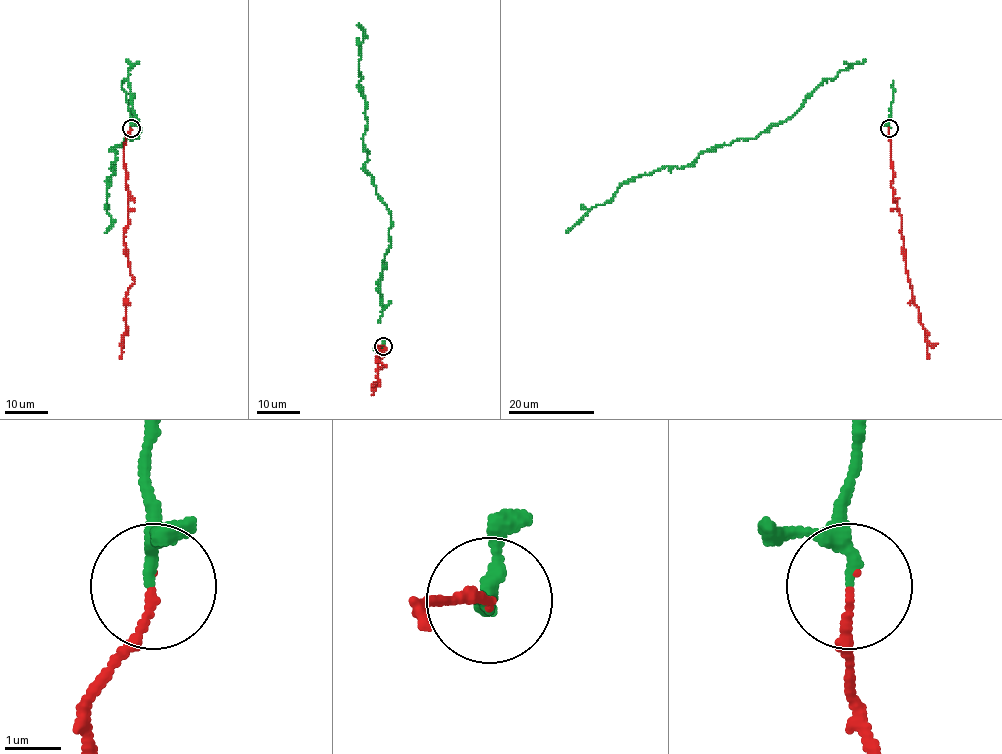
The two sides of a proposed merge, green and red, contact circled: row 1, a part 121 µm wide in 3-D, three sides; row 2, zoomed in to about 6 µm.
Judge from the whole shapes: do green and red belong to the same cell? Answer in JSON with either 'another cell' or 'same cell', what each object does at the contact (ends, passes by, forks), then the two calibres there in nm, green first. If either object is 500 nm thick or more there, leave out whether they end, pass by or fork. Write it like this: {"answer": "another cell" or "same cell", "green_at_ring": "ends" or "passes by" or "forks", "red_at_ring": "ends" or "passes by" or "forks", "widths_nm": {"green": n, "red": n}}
{"answer": "same cell", "green_at_ring": "passes by", "red_at_ring": "ends", "widths_nm": {"green": 150, "red": 130}}

